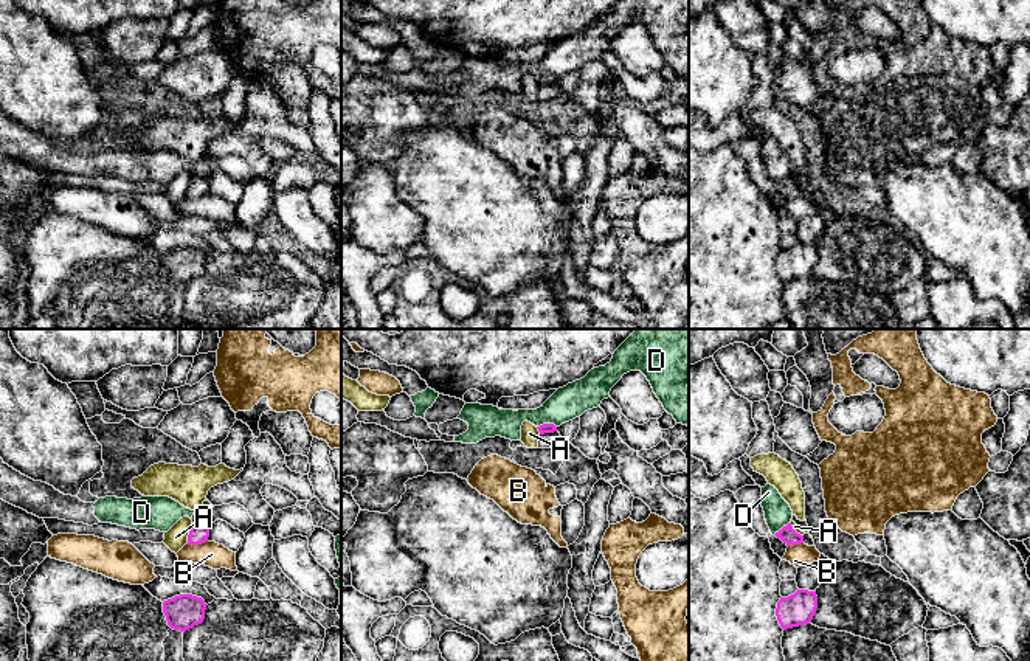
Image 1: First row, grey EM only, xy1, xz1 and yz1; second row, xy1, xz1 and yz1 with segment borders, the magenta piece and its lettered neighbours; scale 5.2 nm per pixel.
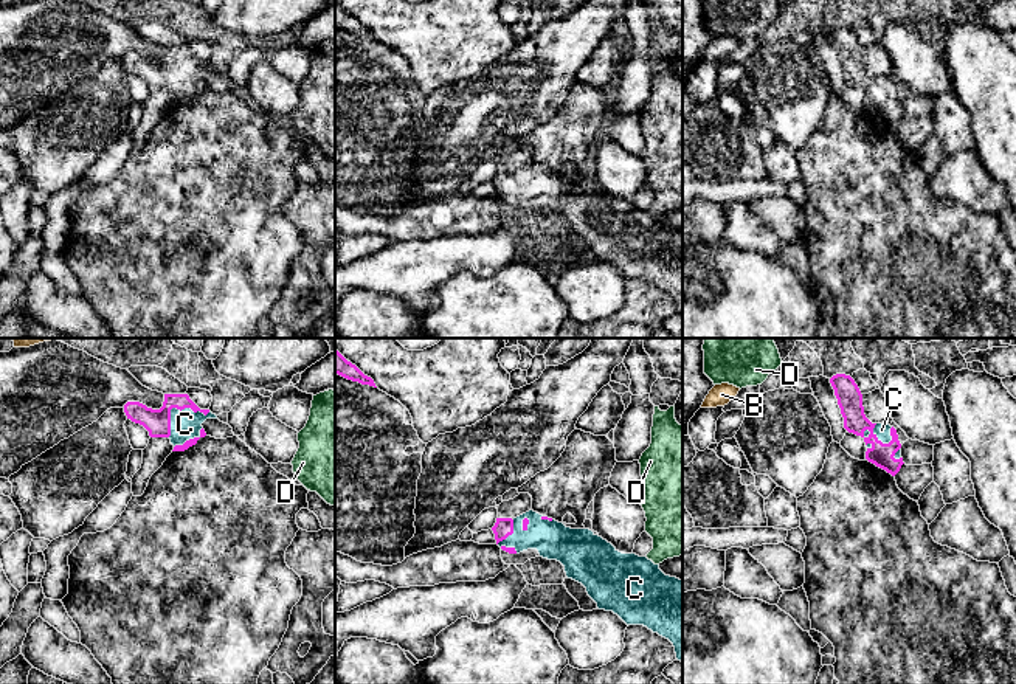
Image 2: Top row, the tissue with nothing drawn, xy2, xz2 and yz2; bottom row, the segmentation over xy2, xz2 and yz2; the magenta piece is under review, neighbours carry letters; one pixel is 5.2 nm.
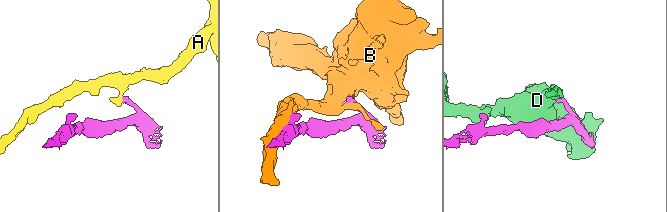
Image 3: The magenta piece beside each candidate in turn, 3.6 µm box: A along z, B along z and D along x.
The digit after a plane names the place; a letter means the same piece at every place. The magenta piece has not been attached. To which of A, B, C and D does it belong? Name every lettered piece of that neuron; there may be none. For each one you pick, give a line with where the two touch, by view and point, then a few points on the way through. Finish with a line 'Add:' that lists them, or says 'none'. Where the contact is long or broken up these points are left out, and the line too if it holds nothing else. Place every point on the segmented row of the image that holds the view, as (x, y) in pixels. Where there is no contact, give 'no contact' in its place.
C: xy2 (177, 408) | across xy2 (157, 422), (177, 408), (179, 418), (185, 424)
Add: C

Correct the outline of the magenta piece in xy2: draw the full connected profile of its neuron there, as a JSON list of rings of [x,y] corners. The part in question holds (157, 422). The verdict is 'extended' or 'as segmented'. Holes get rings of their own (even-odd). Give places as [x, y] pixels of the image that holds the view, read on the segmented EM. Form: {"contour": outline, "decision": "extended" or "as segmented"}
{"contour": [[[164,394],[160,409],[127,402],[124,413],[132,422],[143,425],[150,437],[169,437],[172,451],[185,451],[195,445],[206,436],[202,423],[206,419],[217,419],[209,409],[200,409],[188,394]]], "decision": "extended"}

